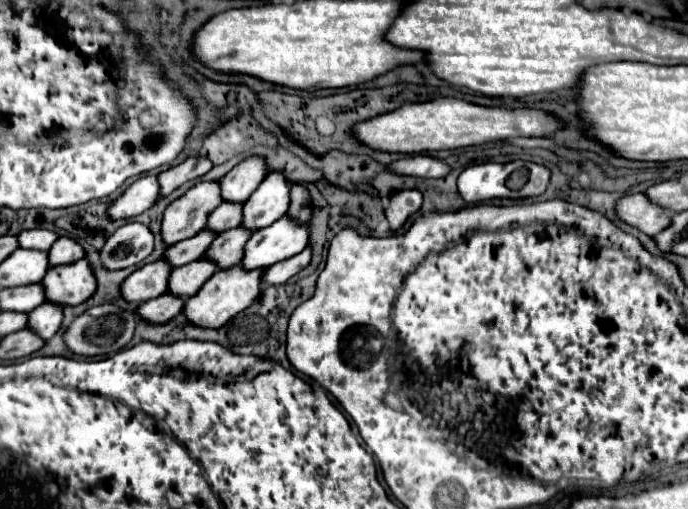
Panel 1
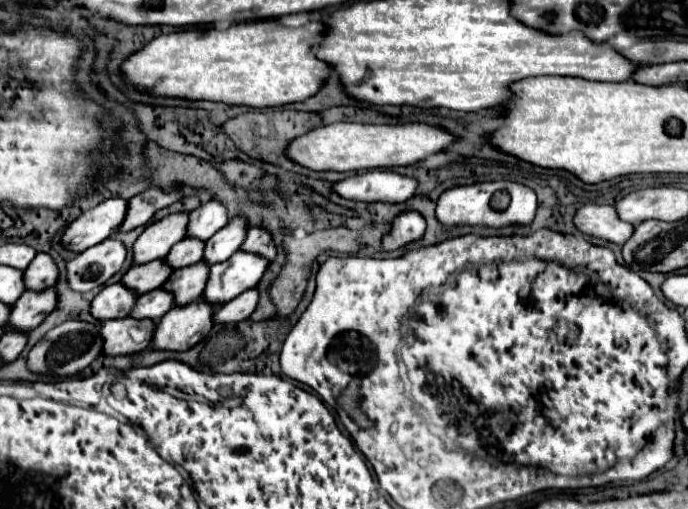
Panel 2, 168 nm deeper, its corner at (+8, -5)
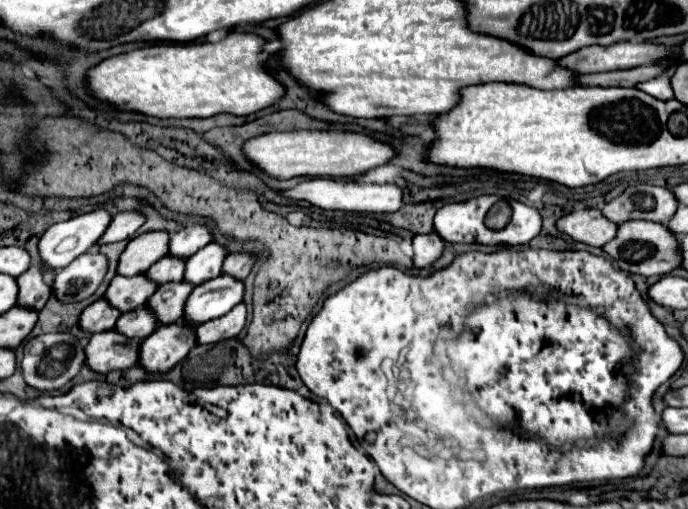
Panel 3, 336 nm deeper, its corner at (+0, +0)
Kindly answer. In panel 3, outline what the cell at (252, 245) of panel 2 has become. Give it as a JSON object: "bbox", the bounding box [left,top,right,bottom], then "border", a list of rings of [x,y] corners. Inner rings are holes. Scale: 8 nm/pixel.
{"bbox":[221,254,255,280],"border":[[[229,254],[223,262],[221,274],[229,274],[235,280],[243,280],[251,272],[253,262],[255,262],[255,258],[251,254],[233,254],[233,256]]]}

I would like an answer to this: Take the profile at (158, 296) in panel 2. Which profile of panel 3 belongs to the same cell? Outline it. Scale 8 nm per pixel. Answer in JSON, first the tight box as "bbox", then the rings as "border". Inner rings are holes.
{"bbox":[115,306,157,340],"border":[[[141,306],[141,308],[133,310],[133,312],[121,314],[117,324],[115,324],[115,330],[121,332],[123,336],[127,336],[127,338],[145,340],[145,336],[153,334],[155,326],[157,326],[155,314],[151,310],[147,310],[145,306]]]}

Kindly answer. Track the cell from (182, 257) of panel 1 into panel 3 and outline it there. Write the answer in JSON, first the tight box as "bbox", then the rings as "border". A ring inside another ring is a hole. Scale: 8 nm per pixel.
{"bbox":[103,274,157,312],"border":[[[145,274],[131,278],[115,276],[103,298],[109,300],[109,304],[113,304],[113,308],[117,308],[119,312],[131,312],[133,308],[143,306],[155,288],[157,286],[149,278],[145,278]]]}

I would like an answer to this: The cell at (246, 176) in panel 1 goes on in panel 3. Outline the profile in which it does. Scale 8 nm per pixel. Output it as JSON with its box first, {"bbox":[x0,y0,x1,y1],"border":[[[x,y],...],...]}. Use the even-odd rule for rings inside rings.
{"bbox":[169,224,211,260],"border":[[[191,224],[169,238],[169,256],[187,260],[197,250],[211,242],[211,228],[207,224]]]}

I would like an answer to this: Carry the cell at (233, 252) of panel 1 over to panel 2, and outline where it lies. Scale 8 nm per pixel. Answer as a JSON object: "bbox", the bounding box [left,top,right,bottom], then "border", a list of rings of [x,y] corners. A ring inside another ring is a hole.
{"bbox":[163,261,209,305],"border":[[[199,261],[197,265],[175,269],[163,283],[163,289],[175,293],[175,305],[187,305],[203,295],[207,279],[209,279],[209,265],[205,265],[205,261]]]}

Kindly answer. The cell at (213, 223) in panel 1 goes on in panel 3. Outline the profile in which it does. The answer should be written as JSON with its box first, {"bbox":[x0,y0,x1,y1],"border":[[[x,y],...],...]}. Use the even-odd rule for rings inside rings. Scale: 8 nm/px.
{"bbox":[145,256,185,286],"border":[[[165,256],[157,264],[153,264],[145,272],[145,276],[149,280],[153,280],[157,286],[161,286],[161,284],[167,284],[167,282],[181,282],[183,270],[185,270],[185,260],[173,258],[173,256]]]}

